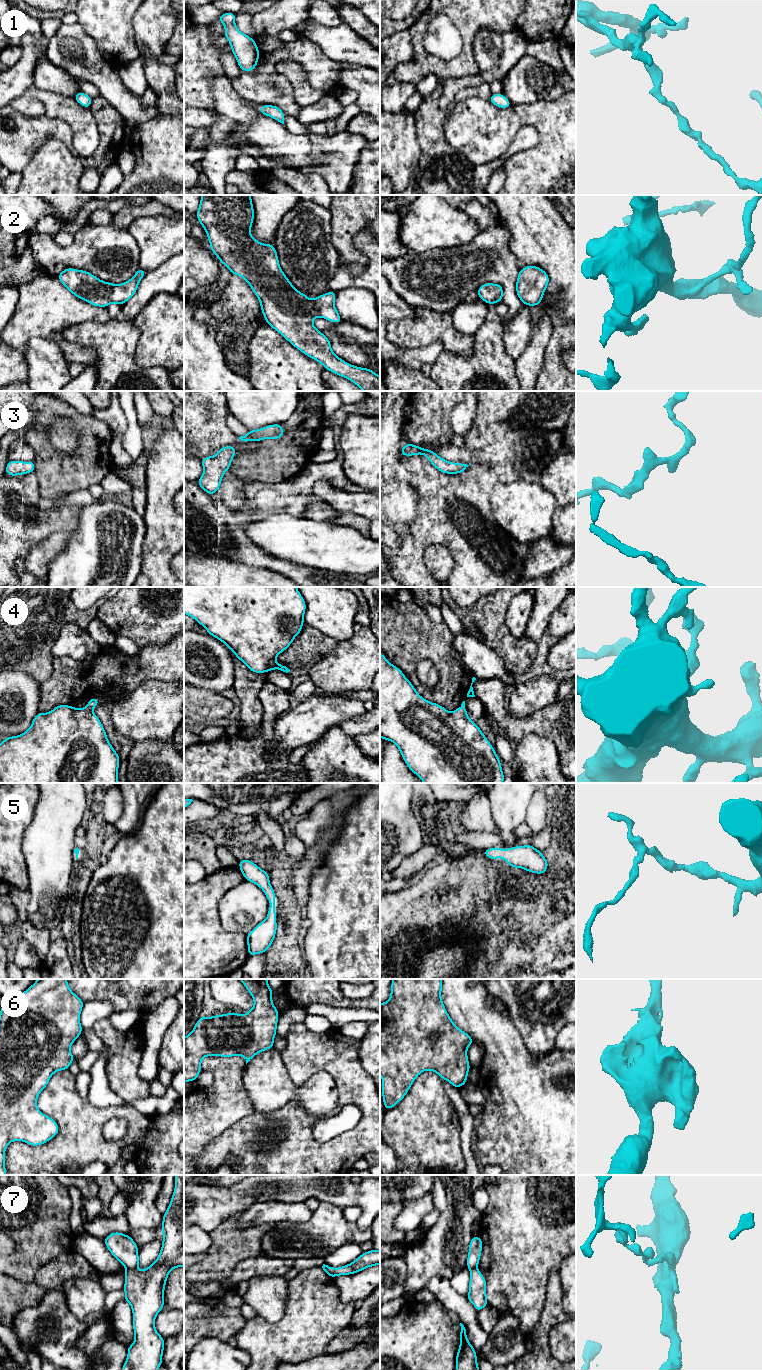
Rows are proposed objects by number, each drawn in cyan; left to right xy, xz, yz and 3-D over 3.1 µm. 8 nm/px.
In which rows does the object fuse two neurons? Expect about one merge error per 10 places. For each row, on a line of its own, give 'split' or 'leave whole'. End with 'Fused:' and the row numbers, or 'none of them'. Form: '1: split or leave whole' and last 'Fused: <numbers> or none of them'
1: leave whole
2: leave whole
3: leave whole
4: leave whole
5: leave whole
6: leave whole
7: leave whole
Fused: none of them

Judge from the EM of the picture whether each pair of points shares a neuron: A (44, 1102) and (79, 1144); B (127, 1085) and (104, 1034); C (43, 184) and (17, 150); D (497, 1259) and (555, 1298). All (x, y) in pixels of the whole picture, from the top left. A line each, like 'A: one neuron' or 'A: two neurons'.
A: one neuron
B: one neuron
C: two neurons
D: two neurons

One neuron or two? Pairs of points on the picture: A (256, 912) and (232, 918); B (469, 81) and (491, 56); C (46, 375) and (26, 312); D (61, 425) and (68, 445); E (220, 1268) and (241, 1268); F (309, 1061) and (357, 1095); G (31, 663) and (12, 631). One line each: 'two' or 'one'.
A: one
B: two
C: two
D: one
E: two
F: one
G: one

